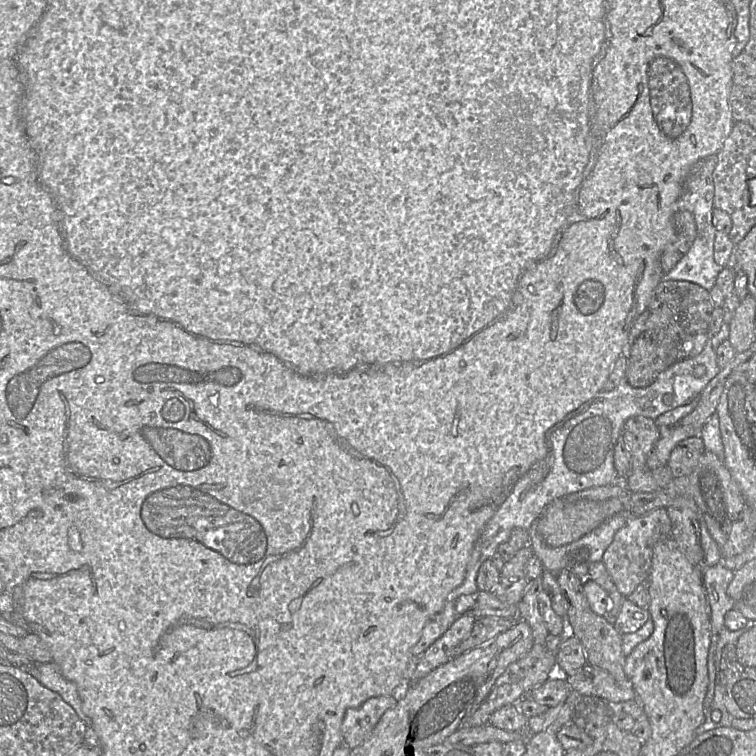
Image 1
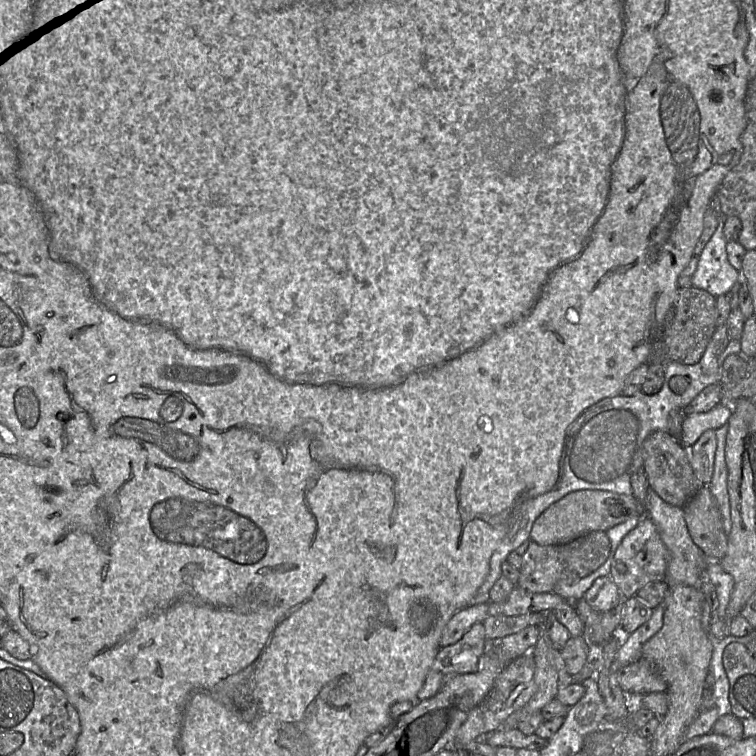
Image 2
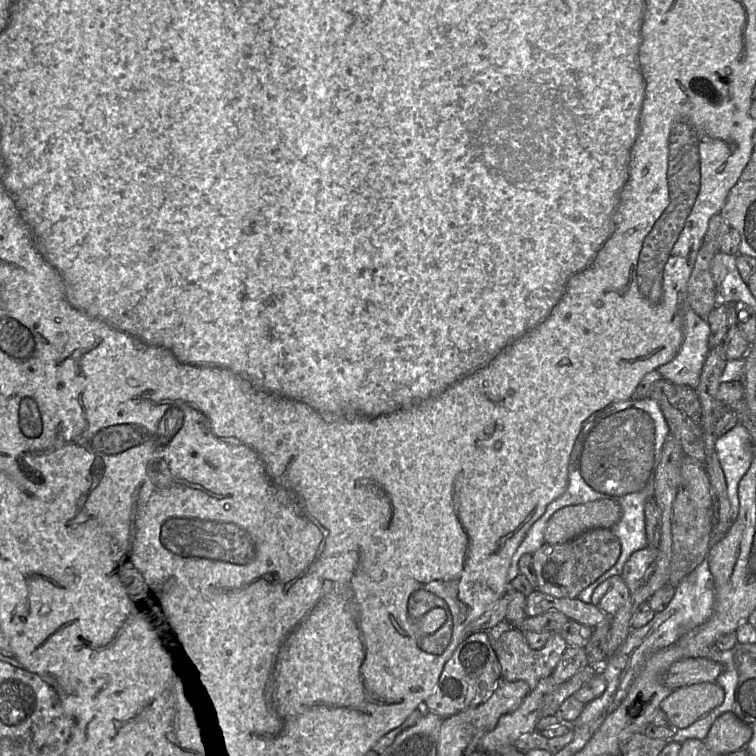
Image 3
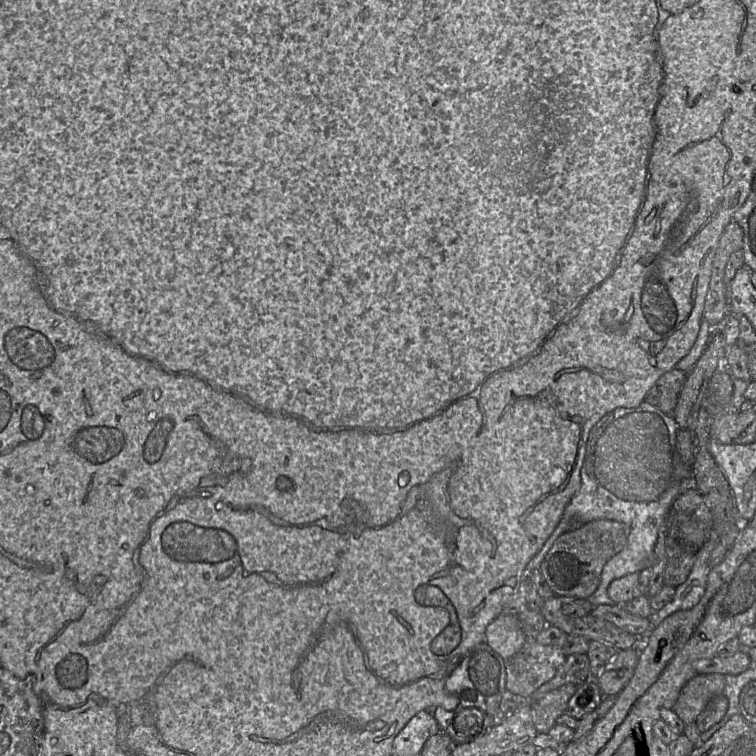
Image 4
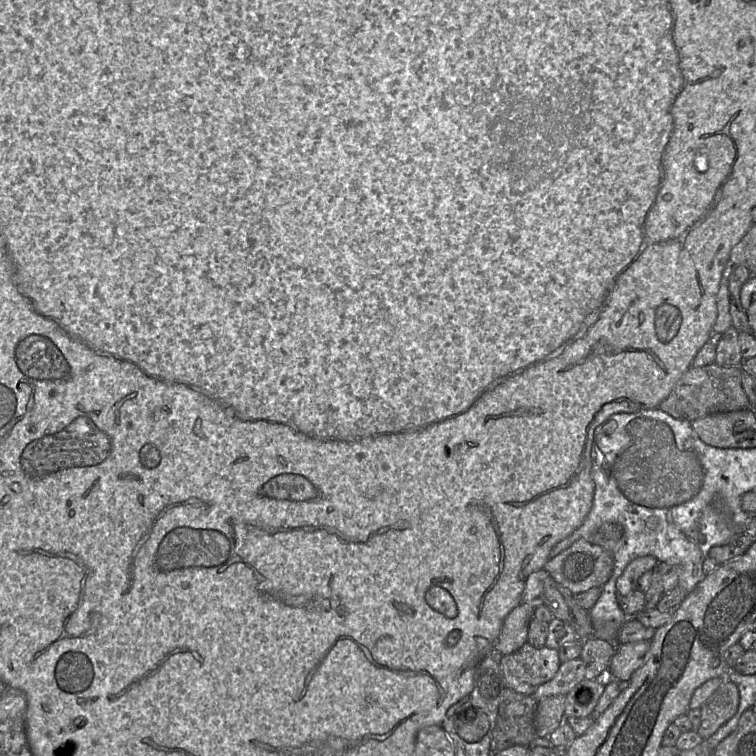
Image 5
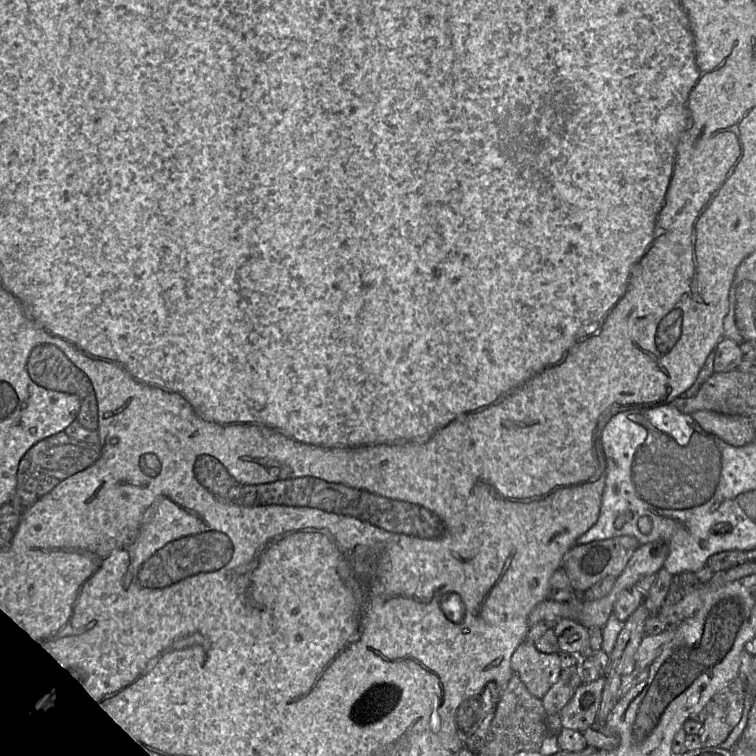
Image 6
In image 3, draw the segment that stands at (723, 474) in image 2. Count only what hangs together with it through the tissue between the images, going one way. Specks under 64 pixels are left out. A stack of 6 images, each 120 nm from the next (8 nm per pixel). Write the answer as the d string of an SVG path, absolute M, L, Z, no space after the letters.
M741 424L733 426L716 440L716 450L727 482L733 519L739 513L739 483L750 468L754 446L749 431Z

